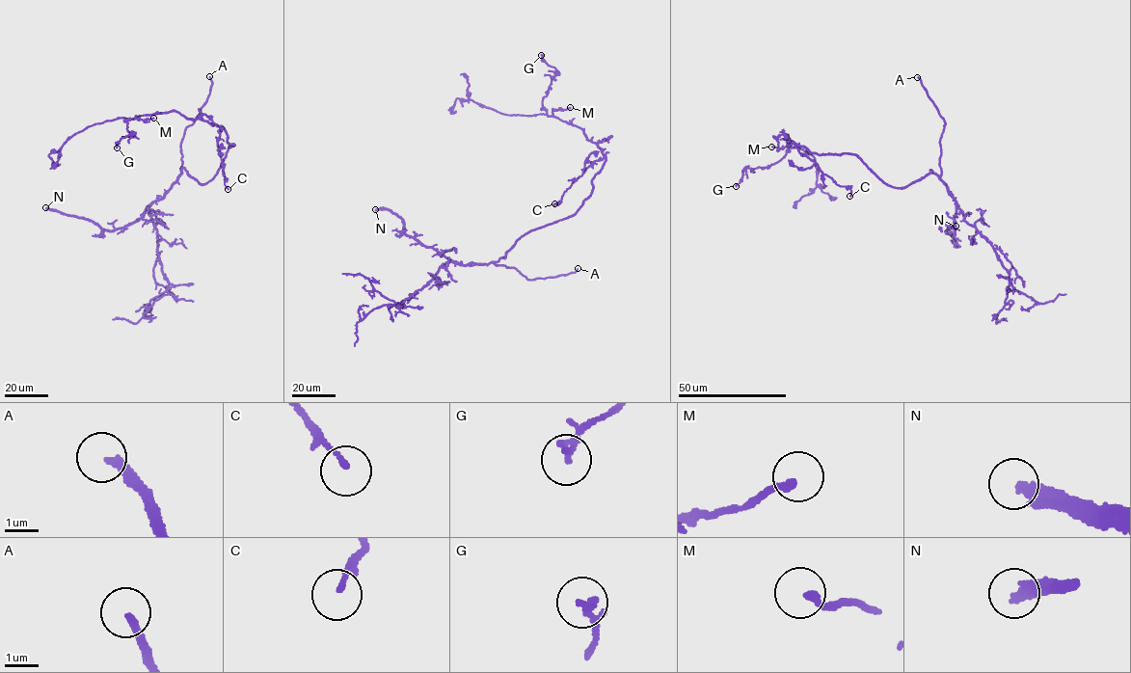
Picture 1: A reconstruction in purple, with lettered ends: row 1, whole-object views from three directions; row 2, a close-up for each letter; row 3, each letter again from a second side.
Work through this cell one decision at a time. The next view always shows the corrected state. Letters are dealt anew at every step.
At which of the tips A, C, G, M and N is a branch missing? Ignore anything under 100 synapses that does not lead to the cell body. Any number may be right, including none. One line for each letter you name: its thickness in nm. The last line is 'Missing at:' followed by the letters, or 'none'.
A: calibre 240 nm
N: calibre 300 nm
Missing at: A, N

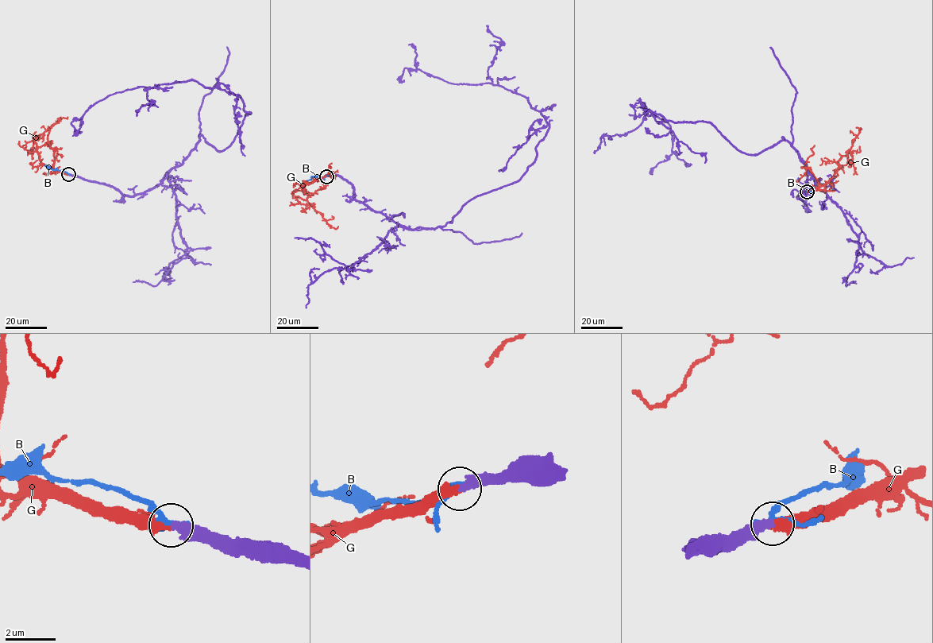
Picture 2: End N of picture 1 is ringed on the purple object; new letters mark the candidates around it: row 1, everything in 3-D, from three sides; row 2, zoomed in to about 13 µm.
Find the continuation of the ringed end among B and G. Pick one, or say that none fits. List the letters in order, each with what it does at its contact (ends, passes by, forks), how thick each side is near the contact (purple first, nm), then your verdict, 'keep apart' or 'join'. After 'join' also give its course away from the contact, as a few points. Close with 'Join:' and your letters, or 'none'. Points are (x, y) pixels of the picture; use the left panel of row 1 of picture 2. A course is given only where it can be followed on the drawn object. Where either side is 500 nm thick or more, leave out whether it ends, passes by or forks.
B: it ends there; 400 nm thick on the purple side, 200 nm on the other; keep apart
G: it ends there; 280 nm thick on the purple side, 360 nm on the other; join; it runs (68, 174), (44, 165), (35, 139), (57, 122), (67, 118)
Join: G

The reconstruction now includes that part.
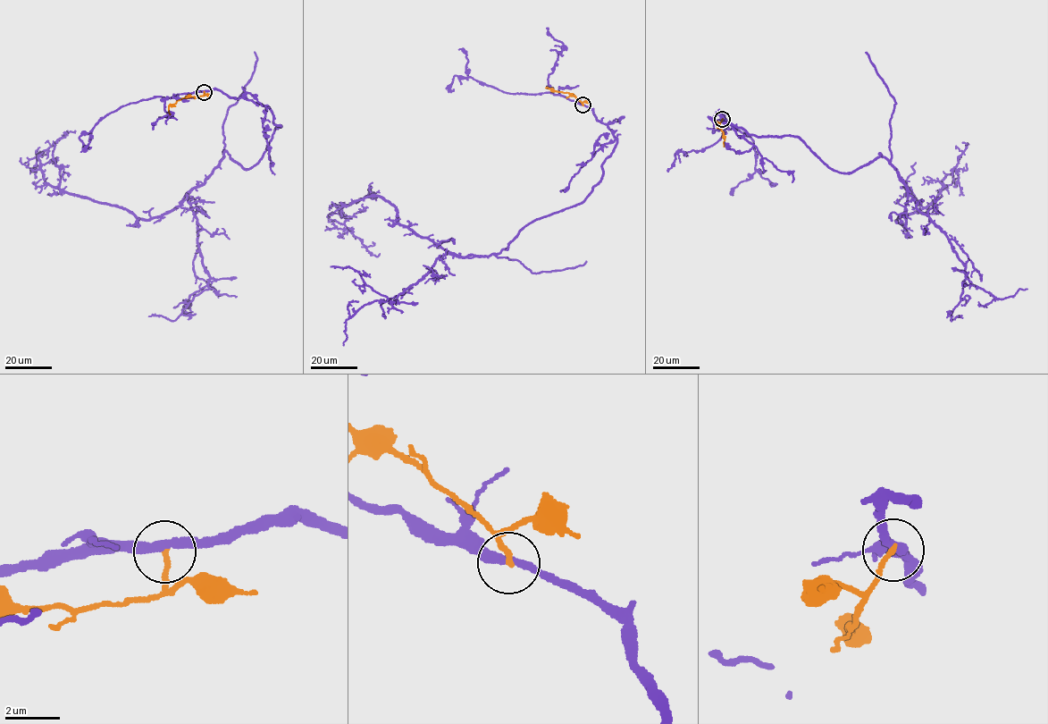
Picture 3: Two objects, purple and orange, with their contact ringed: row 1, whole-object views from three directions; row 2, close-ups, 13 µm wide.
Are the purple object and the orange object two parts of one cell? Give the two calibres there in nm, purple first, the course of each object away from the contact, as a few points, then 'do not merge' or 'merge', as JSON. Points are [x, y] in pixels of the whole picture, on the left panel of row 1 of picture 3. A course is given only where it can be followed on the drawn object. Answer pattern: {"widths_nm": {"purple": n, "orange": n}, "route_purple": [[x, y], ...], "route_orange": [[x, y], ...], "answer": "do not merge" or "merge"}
{"widths_nm": {"purple": 280, "orange": 190}, "route_purple": [[204, 91], [266, 105], [281, 125], [255, 165], [225, 151], [156, 217], [48, 185], [38, 155], [75, 131]], "route_orange": [[204, 92], [202, 96], [181, 98], [171, 105], [170, 114]], "answer": "do not merge"}

